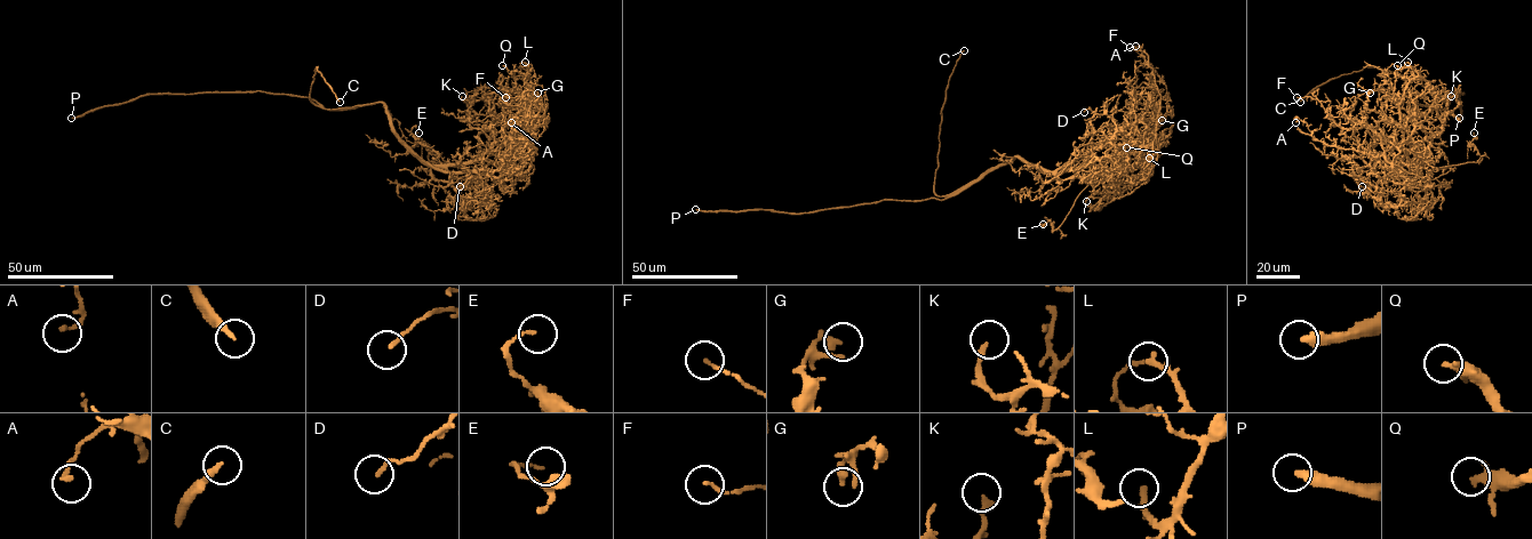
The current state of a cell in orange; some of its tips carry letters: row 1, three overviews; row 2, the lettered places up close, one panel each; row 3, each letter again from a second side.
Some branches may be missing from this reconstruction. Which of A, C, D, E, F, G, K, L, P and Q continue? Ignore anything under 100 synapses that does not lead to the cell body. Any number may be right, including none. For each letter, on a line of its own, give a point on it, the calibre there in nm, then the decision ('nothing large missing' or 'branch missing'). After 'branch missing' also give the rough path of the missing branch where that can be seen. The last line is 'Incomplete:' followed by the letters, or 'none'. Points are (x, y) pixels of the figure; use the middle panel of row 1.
A: place (1135, 46); calibre 170 nm; nothing large missing
C: place (964, 50); calibre 240 nm; nothing large missing
D: place (1084, 112); calibre 130 nm; nothing large missing
E: place (1043, 224); calibre 110 nm; nothing large missing
F: place (1130, 47); calibre 110 nm; nothing large missing
G: place (1162, 120); calibre 240 nm; nothing large missing
K: place (1086, 201); calibre 200 nm; nothing large missing
L: place (1149, 158); calibre 180 nm; nothing large missing
P: place (695, 209); calibre 380 nm; branch missing
Q: place (1126, 147); calibre 280 nm; nothing large missing
Incomplete: P

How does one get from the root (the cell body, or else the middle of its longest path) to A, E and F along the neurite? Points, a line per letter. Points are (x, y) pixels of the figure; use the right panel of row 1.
A: (1412, 106), (1406, 135), (1421, 161), (1413, 171), (1326, 145), (1295, 122)
E: (1412, 106), (1406, 135), (1426, 168), (1430, 187), (1426, 180), (1434, 170), (1482, 159), (1470, 143), (1474, 133)
F: (1412, 106), (1406, 135), (1421, 163), (1395, 173), (1371, 129), (1340, 127), (1317, 99), (1297, 97)

